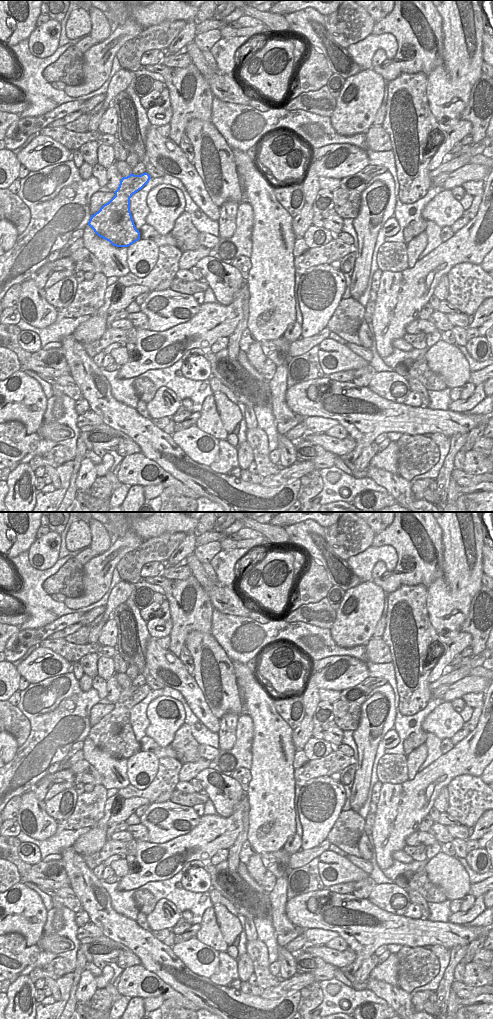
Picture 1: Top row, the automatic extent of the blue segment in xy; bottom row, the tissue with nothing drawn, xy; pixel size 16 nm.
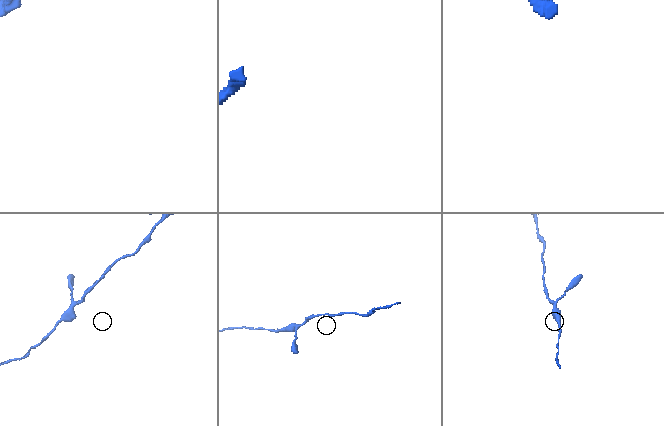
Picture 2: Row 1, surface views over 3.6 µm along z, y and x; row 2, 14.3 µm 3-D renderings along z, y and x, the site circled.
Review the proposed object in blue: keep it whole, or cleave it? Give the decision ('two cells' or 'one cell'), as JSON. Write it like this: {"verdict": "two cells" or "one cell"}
{"verdict": "one cell"}

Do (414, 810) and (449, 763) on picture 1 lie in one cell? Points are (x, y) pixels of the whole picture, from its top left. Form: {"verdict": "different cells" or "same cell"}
{"verdict": "same cell"}

